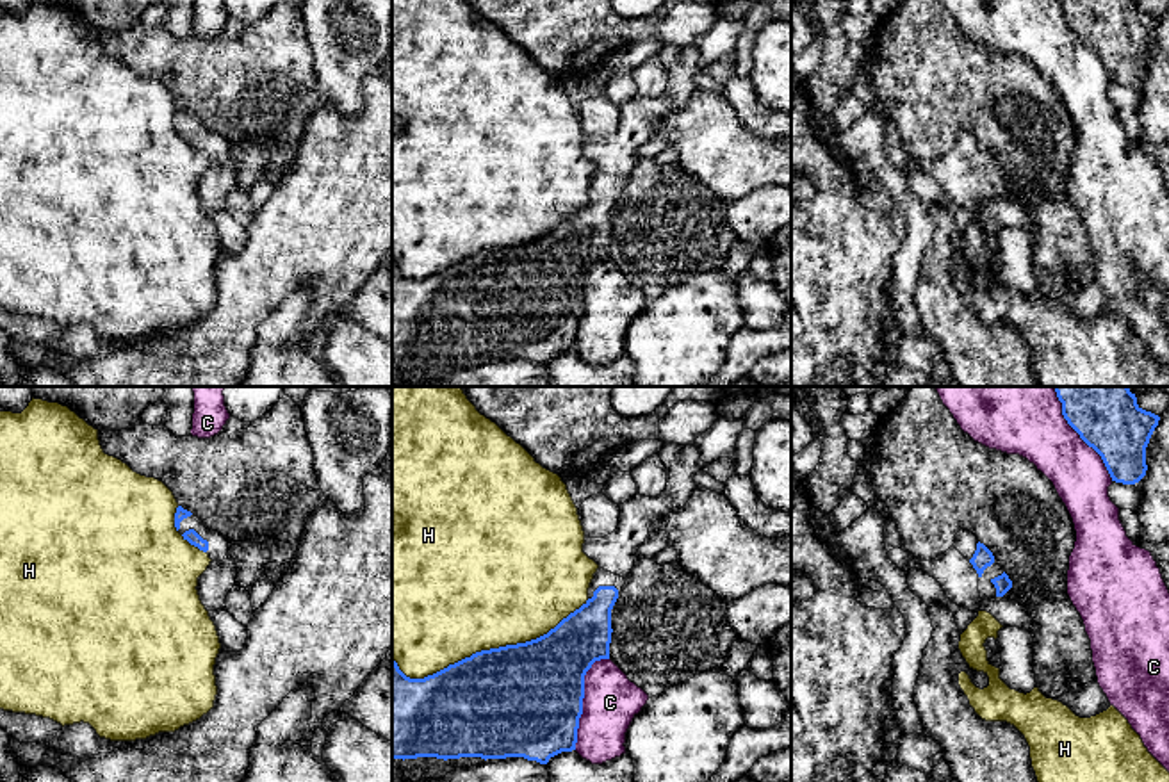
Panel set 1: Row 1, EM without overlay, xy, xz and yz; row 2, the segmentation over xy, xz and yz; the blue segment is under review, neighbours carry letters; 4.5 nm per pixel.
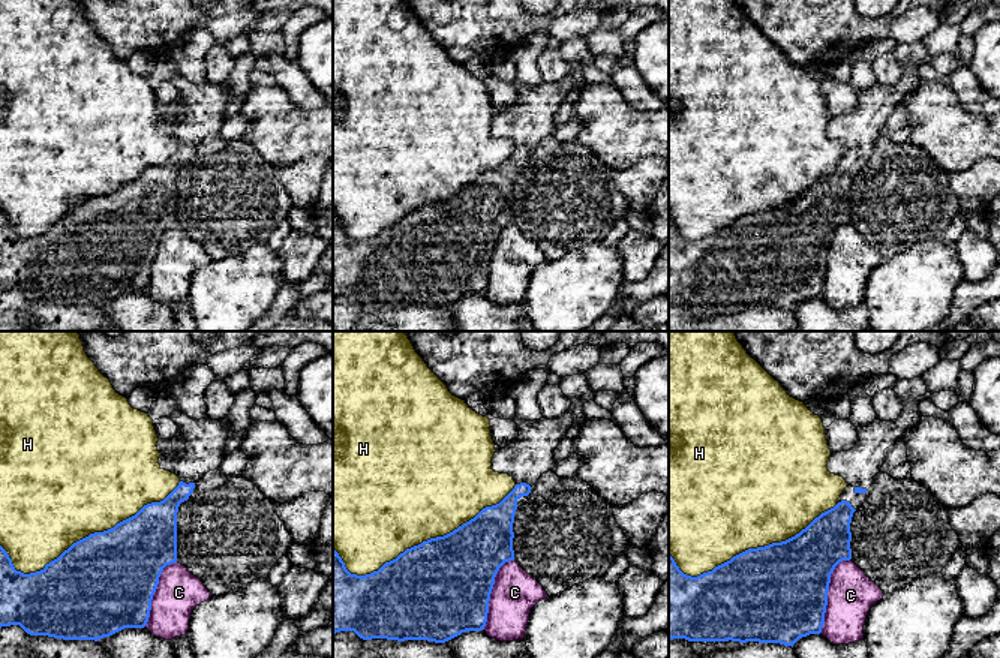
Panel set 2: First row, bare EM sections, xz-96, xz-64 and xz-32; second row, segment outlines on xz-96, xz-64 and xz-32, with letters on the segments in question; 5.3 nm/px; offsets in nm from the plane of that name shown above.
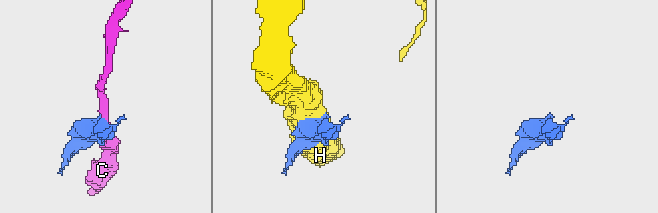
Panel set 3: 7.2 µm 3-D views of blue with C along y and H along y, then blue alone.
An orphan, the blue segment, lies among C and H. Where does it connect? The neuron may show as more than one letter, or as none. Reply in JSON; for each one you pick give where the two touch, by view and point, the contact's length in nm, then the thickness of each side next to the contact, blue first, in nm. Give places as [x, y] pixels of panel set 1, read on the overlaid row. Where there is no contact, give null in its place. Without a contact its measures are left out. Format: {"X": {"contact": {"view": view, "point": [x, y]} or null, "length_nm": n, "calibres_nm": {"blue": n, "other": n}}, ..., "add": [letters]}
{"add": []}

